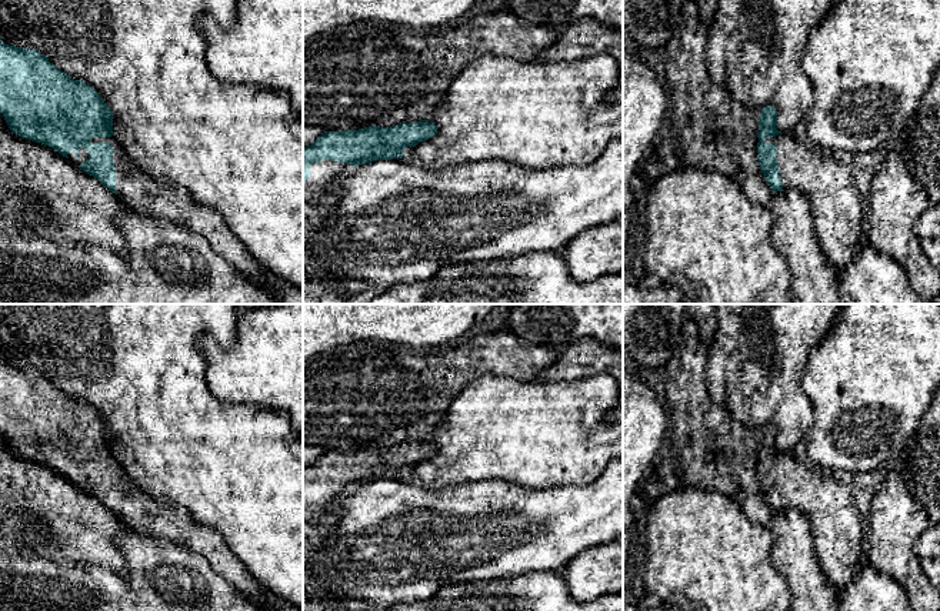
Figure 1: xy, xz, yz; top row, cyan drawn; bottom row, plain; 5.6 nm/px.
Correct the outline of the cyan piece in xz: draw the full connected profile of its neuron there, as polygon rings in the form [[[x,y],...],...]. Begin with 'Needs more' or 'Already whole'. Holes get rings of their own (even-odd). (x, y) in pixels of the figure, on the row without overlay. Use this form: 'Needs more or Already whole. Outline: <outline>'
Needs more. Outline: [[[426,438],[391,447],[369,445],[359,450],[324,451],[311,465],[303,467],[303,524],[317,525],[349,490],[376,480],[413,480],[414,467],[436,455],[437,445]]]

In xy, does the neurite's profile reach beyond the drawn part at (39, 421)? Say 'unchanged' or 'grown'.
grown

